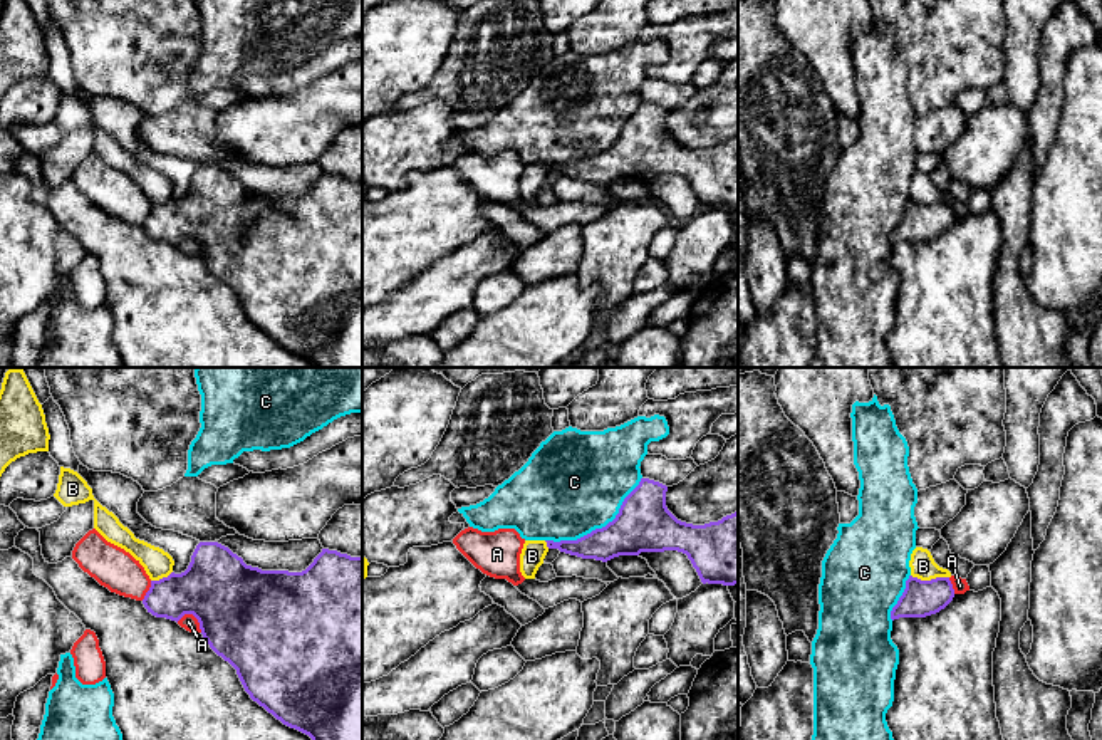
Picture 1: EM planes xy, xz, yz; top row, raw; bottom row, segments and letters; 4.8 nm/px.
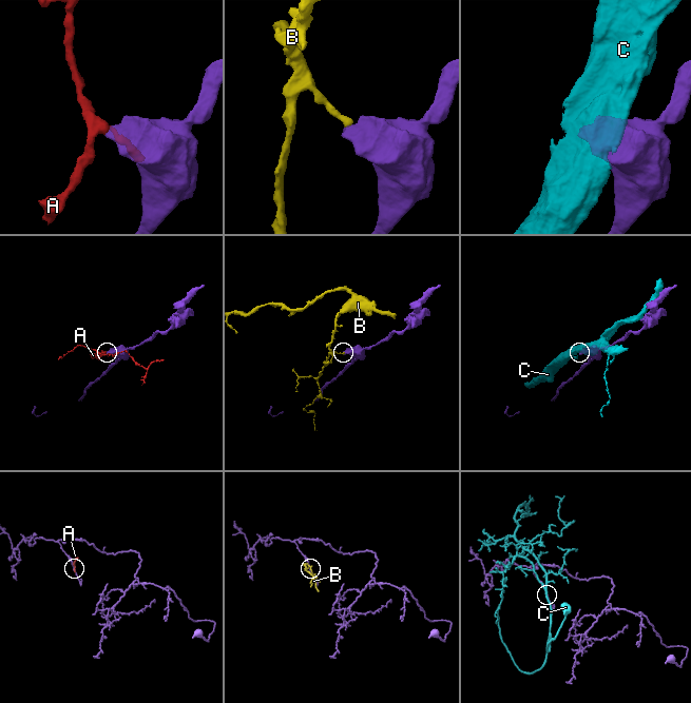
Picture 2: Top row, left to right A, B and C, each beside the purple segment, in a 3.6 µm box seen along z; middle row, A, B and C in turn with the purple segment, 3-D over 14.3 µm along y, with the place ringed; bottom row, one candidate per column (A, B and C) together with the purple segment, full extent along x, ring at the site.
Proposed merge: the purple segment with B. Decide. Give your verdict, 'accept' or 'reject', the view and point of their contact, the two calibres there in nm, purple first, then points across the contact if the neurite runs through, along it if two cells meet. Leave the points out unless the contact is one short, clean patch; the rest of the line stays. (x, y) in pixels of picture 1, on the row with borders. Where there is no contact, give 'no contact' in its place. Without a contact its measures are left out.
reject; meets purple in yz at (931, 579); 180 nm thick on the purple side, 120 nm on the other; border along yz (911, 574), (921, 579), (948, 578)

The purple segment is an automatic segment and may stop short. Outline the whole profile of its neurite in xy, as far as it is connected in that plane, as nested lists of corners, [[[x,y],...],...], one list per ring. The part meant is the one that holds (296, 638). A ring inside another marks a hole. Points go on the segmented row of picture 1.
[[[200,542],[185,572],[171,572],[168,577],[151,581],[151,587],[146,592],[143,604],[153,616],[176,623],[185,614],[193,614],[198,619],[201,634],[210,648],[237,670],[250,698],[283,725],[309,735],[312,740],[362,740],[362,557],[351,557],[337,550],[322,549],[314,562],[302,572],[262,571],[247,565],[242,557],[218,542]]]

